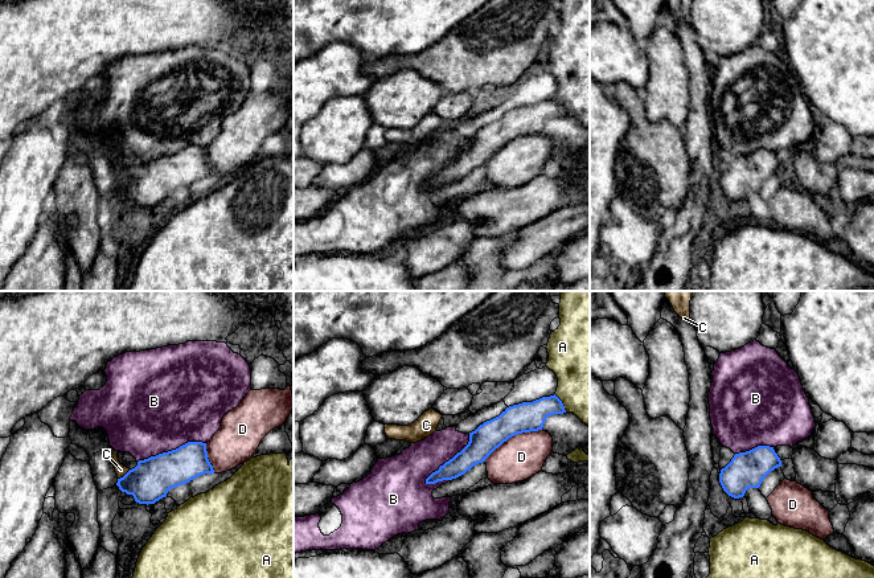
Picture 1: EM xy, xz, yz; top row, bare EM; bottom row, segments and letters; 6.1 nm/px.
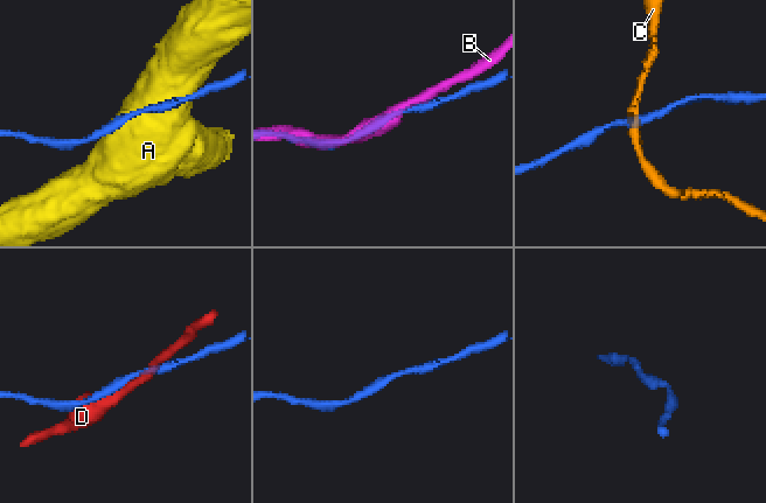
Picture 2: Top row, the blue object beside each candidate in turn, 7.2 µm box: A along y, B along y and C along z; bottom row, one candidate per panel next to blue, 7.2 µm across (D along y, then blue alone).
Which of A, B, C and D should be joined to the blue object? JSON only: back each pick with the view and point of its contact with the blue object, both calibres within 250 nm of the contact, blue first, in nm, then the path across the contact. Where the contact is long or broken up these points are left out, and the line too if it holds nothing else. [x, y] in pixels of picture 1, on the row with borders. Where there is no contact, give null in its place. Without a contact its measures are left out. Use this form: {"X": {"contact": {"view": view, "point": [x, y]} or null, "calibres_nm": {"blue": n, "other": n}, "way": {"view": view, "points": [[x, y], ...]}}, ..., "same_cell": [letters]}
{"B": {"contact": {"view": "xz", "point": [450, 459]}, "calibres_nm": {"blue": 170, "other": 220}}, "same_cell": ["B"]}

